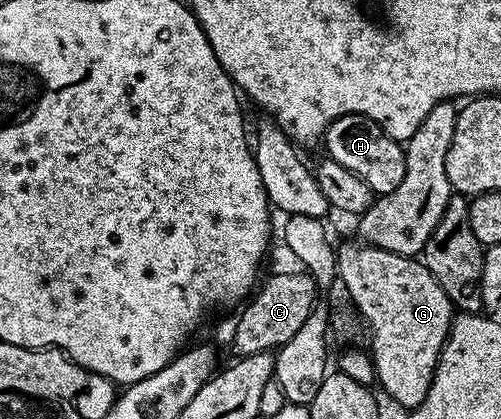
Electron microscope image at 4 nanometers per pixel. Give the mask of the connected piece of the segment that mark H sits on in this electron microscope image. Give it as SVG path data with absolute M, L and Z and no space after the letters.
M342 115L334 119L327 126L321 136L321 144L325 150L326 158L337 161L345 169L349 169L376 196L388 195L401 185L401 177L405 177L405 157L407 152L404 144L398 139L389 137L379 128L379 124L366 115Z

